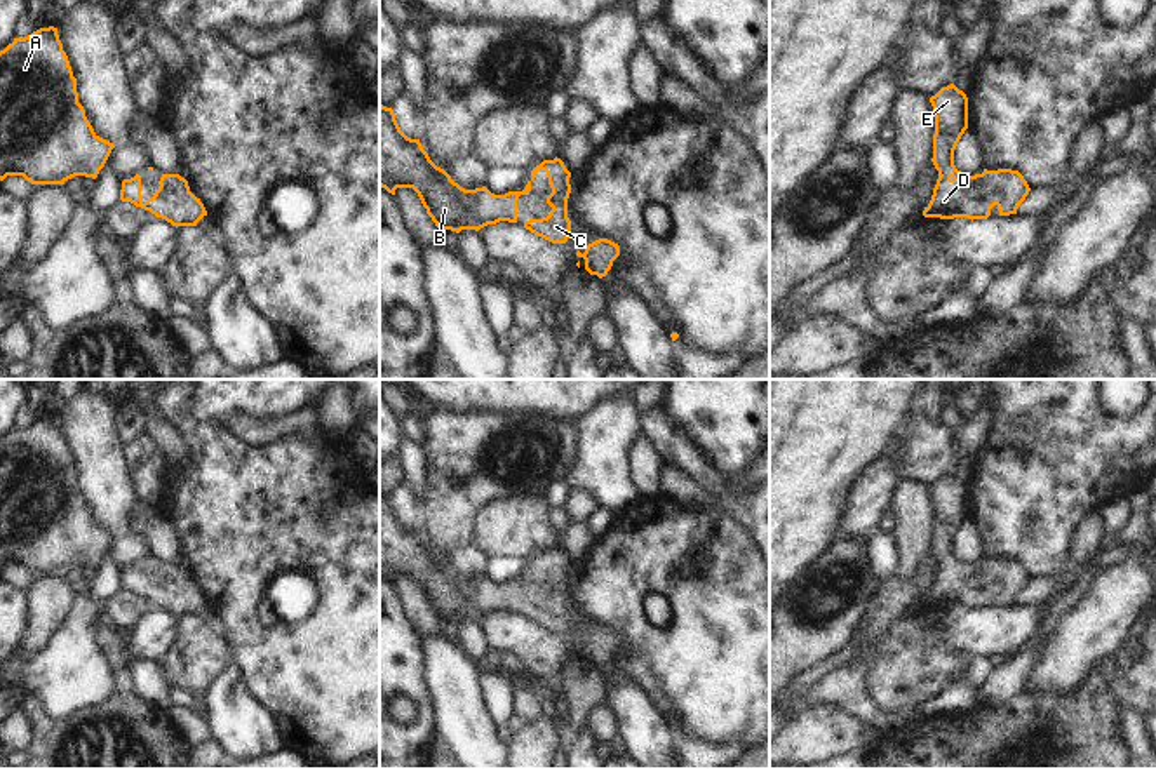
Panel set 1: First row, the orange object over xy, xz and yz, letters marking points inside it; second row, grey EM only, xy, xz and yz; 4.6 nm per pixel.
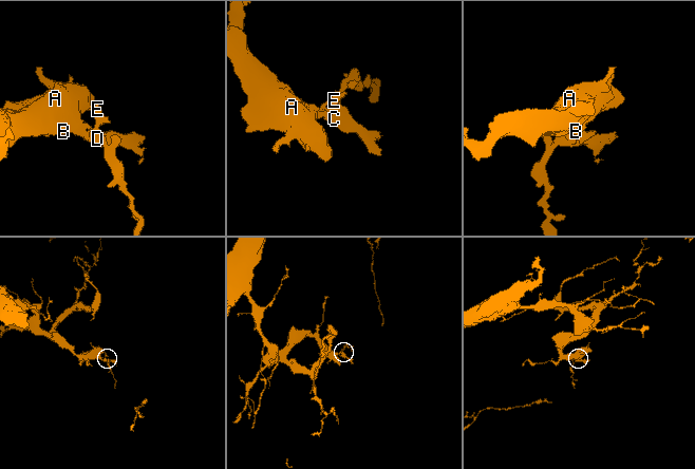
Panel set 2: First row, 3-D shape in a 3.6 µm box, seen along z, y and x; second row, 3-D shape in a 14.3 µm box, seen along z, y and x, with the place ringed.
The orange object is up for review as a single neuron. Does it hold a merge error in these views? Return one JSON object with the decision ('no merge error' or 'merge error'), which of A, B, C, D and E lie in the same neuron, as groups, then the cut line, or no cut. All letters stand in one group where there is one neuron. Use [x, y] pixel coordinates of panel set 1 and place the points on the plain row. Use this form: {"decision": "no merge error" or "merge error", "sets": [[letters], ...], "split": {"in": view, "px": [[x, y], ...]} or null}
{"decision": "no merge error", "sets": [["A", "B", "C", "D", "E"]], "split": null}

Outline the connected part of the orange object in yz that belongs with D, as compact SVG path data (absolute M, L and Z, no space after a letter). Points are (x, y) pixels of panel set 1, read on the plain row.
M954 473L930 487L935 506L933 555L938 569L924 607L987 609L996 595L999 605L1017 604L1031 578L1018 560L998 558L963 564L954 555L954 539L968 518L968 487Z

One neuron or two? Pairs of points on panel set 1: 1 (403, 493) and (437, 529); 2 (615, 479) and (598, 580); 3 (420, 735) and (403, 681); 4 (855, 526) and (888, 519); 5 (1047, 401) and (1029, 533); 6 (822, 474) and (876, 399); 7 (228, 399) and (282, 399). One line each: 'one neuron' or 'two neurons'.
1: two neurons
2: two neurons
3: one neuron
4: two neurons
5: one neuron
6: one neuron
7: one neuron

